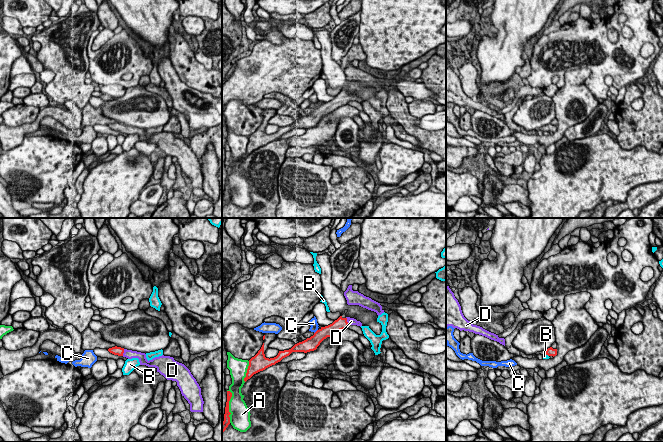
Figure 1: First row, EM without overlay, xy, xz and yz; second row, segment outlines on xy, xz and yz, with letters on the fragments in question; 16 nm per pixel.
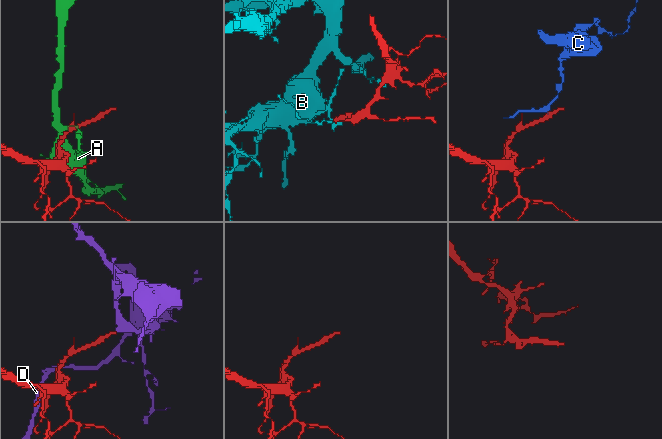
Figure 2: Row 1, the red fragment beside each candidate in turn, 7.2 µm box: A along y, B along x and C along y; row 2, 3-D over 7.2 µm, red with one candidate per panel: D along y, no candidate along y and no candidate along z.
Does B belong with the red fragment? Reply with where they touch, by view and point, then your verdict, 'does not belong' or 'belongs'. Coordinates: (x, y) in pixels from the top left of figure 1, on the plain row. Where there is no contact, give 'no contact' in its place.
yz (547, 130) | does not belong

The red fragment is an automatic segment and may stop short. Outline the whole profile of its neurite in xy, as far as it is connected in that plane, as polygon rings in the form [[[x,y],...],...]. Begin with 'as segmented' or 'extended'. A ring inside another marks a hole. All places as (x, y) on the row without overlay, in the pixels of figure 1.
extended; [[[117,122],[109,124],[108,127],[114,131],[123,132],[128,135],[138,134],[140,141],[155,143],[157,148],[167,156],[177,158],[182,172],[190,180],[191,188],[203,188],[204,177],[201,171],[201,164],[184,140],[175,137],[173,133],[164,131],[148,137],[145,129],[127,126]]]

